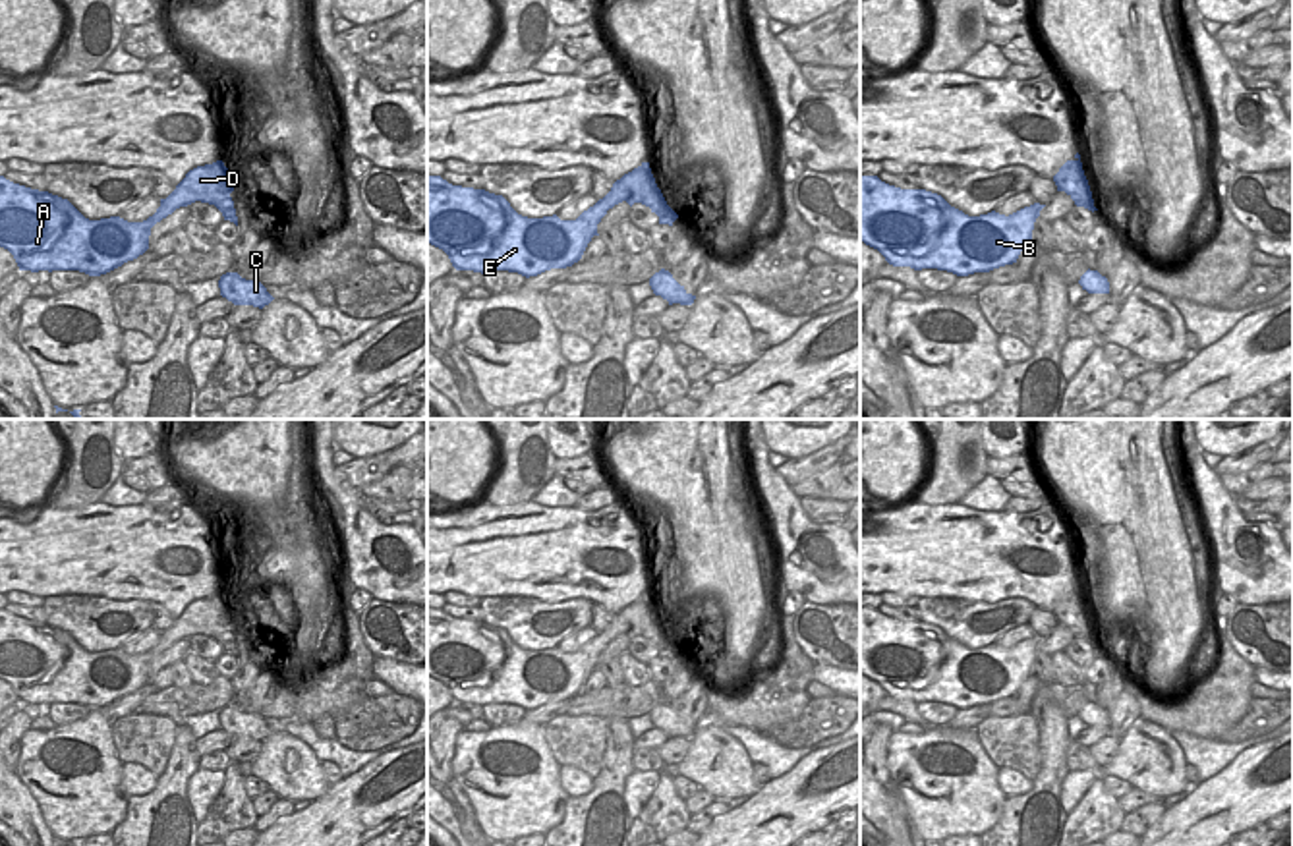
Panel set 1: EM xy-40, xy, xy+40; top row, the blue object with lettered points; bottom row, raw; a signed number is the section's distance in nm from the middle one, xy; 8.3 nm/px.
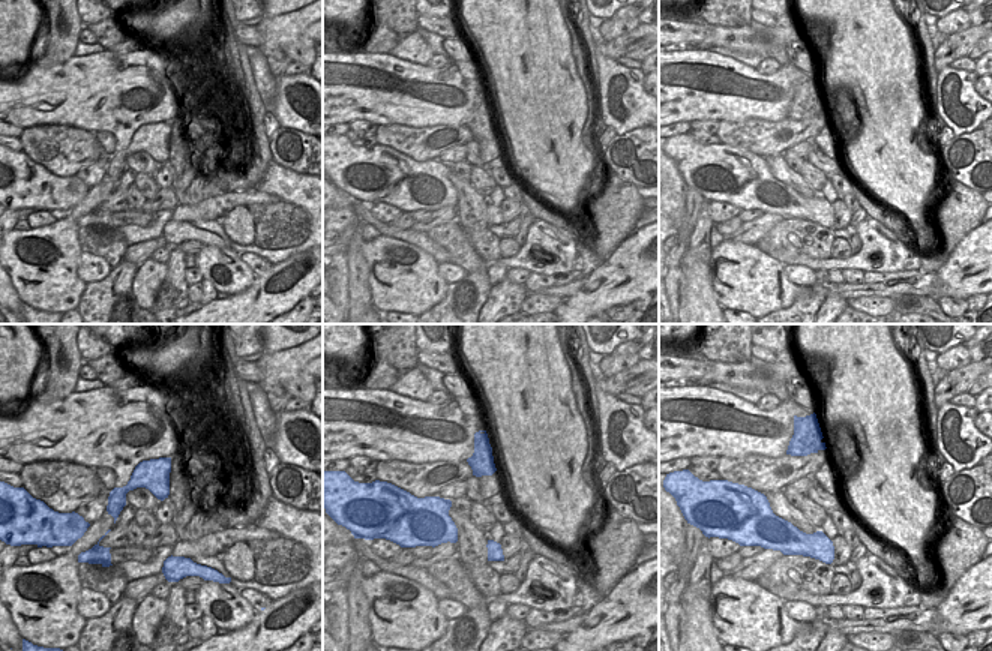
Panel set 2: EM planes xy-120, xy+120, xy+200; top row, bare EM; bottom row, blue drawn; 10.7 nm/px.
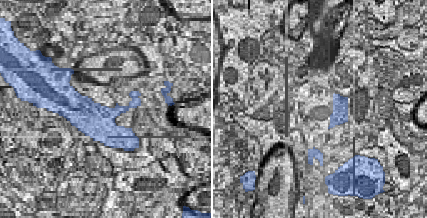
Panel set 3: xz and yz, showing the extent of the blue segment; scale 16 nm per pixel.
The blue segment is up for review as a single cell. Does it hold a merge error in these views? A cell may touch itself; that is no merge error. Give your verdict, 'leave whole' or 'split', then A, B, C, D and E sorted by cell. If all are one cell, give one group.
split | A B C E / D

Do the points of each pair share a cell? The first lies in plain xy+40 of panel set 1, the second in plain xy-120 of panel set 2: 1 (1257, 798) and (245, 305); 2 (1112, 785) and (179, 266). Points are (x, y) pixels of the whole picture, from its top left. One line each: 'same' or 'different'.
1: same
2: different

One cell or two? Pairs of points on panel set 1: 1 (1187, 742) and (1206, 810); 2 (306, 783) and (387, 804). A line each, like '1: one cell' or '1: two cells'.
1: two cells
2: two cells

